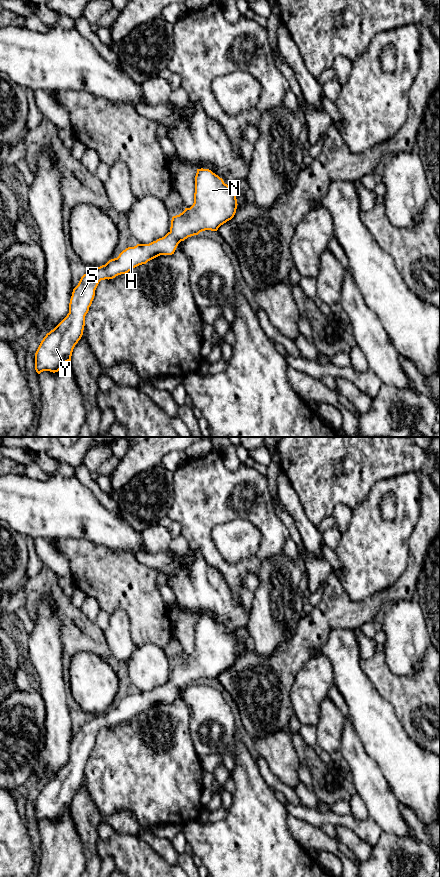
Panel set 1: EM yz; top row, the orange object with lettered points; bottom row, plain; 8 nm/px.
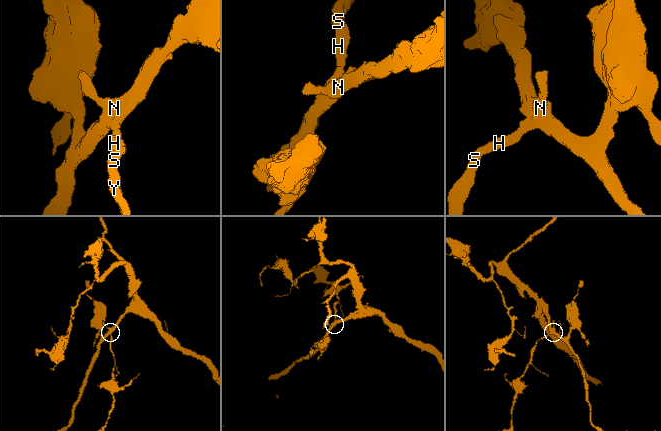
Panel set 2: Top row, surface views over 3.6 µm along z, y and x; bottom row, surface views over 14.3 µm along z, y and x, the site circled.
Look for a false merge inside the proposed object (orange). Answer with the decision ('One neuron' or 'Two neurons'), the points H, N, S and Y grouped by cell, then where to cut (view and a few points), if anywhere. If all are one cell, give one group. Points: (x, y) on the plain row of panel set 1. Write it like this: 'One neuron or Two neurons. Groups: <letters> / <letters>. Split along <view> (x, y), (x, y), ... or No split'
One neuron. Groups: H N S Y. No split

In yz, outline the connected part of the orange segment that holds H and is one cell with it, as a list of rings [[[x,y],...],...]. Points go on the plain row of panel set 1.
[[[197,617],[194,651],[173,664],[170,679],[149,692],[137,692],[123,698],[117,706],[84,722],[73,737],[67,764],[41,789],[35,801],[35,818],[58,820],[68,809],[81,787],[85,764],[101,728],[113,727],[160,703],[174,702],[178,692],[205,678],[217,679],[231,668],[237,657],[236,642],[231,634],[209,617]]]

